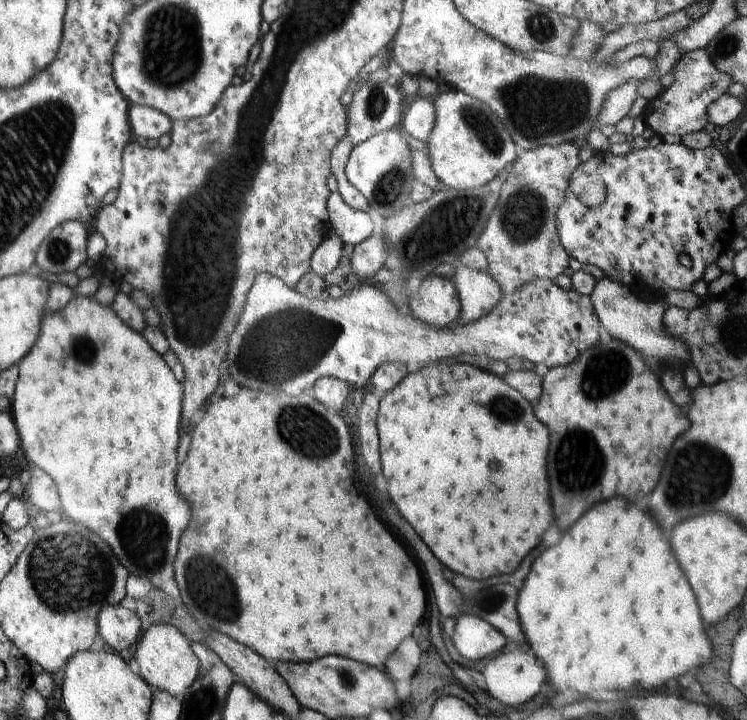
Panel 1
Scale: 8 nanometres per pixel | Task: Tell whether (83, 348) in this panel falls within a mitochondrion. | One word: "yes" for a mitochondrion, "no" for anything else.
yes

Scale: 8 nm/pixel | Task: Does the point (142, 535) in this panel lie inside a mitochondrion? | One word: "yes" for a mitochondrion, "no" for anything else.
yes

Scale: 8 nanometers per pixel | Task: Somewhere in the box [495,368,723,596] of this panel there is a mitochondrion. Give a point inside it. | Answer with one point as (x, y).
(578, 462)

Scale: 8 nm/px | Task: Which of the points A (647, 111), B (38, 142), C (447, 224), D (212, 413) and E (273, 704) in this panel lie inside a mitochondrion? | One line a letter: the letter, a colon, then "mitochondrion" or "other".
A: other
B: mitochondrion
C: mitochondrion
D: other
E: other

